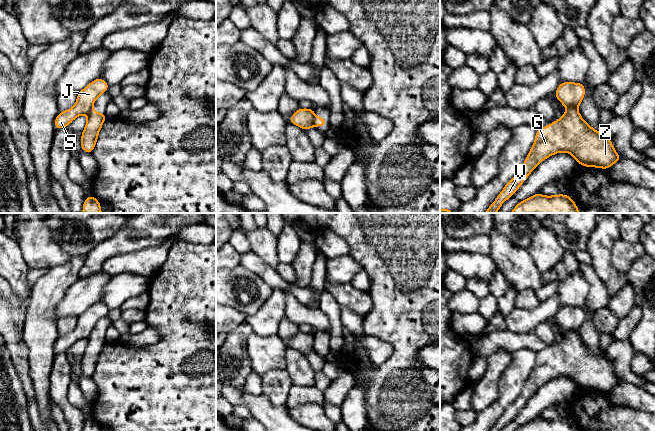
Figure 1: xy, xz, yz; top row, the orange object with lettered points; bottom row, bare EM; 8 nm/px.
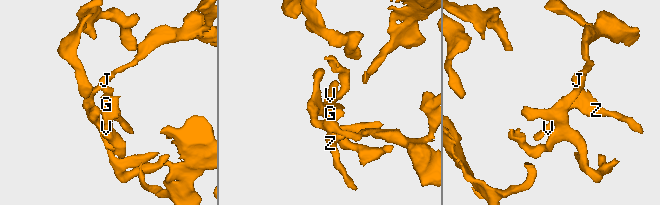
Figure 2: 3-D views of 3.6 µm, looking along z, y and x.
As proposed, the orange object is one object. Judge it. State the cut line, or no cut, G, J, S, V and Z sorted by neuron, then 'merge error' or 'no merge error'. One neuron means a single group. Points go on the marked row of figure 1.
xz (315, 116), (313, 125) | G V Z / J S | merge error

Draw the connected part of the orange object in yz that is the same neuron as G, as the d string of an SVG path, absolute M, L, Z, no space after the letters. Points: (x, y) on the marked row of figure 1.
M568 109L561 119L537 130L535 142L521 169L485 213L496 213L541 161L559 152L570 153L581 166L602 169L609 169L616 161L623 159L604 132L599 133L589 126L579 111Z

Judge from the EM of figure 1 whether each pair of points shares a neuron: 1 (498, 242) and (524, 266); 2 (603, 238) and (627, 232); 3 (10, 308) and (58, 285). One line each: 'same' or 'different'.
1: same
2: different
3: different

